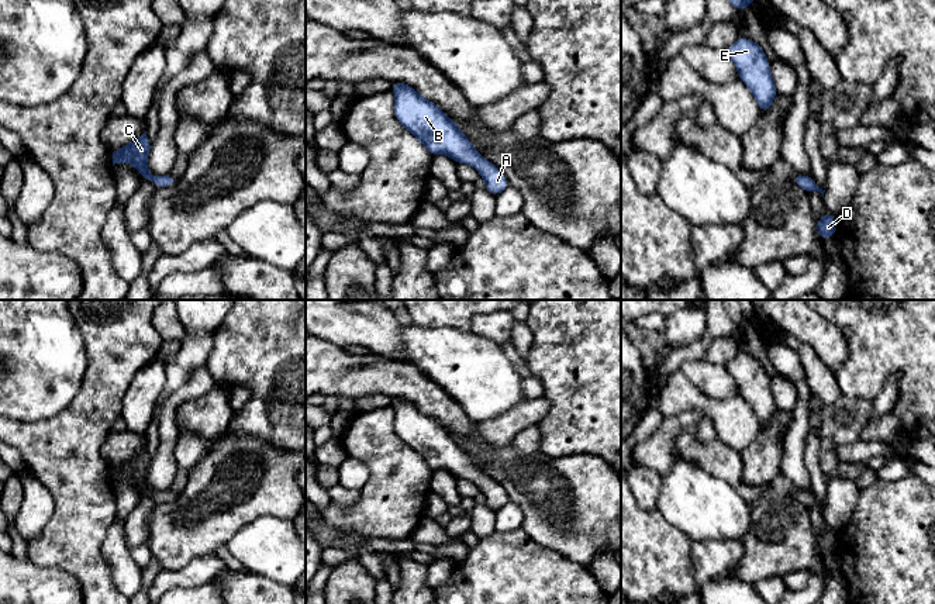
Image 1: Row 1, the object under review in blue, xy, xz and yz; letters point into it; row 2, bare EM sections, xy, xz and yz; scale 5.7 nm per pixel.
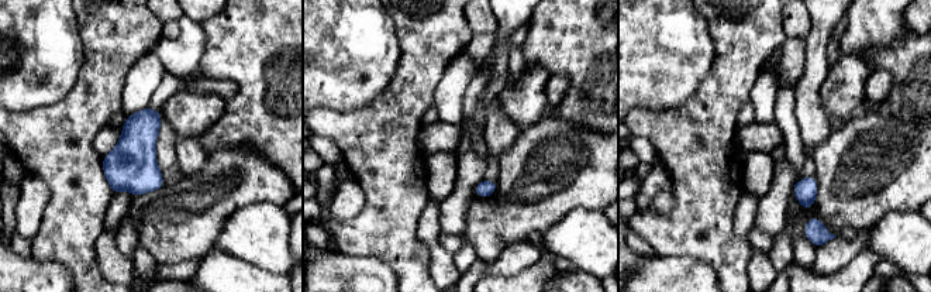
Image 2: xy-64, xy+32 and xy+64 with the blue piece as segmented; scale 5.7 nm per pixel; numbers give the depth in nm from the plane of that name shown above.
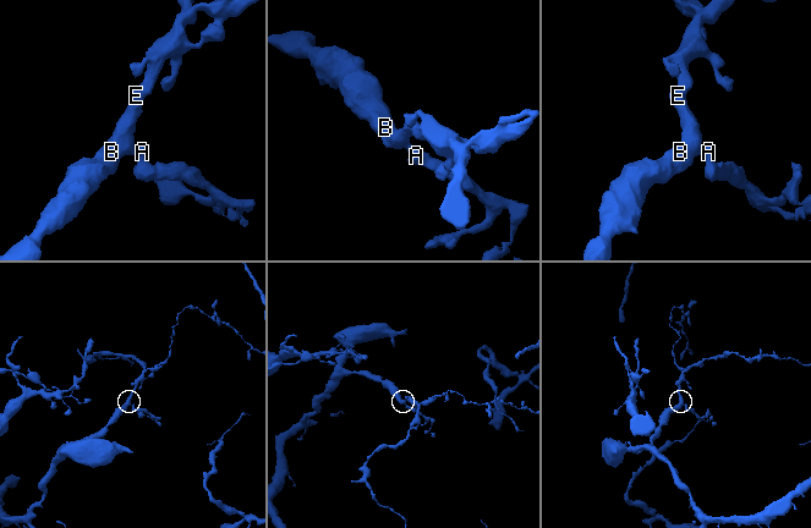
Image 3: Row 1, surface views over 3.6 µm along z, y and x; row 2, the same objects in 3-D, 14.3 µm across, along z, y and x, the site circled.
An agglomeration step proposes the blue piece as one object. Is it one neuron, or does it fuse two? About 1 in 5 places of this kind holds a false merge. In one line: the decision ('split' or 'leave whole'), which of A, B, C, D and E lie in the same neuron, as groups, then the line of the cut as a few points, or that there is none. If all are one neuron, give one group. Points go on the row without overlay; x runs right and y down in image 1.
leave whole; A B C D E; no cut

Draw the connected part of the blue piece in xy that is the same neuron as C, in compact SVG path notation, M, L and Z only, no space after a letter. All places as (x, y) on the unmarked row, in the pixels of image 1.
M146 446L131 459L113 467L113 482L115 479L131 477L138 486L142 496L152 497L156 503L172 503L177 498L177 493L165 490L153 493L146 483L146 473L152 459L146 452Z

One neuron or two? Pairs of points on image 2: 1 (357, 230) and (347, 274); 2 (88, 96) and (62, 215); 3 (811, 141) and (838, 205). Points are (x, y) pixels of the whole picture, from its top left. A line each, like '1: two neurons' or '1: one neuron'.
1: two neurons
2: one neuron
3: two neurons

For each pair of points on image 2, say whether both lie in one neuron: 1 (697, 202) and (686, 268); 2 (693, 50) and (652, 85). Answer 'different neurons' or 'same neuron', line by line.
1: different neurons
2: same neuron

